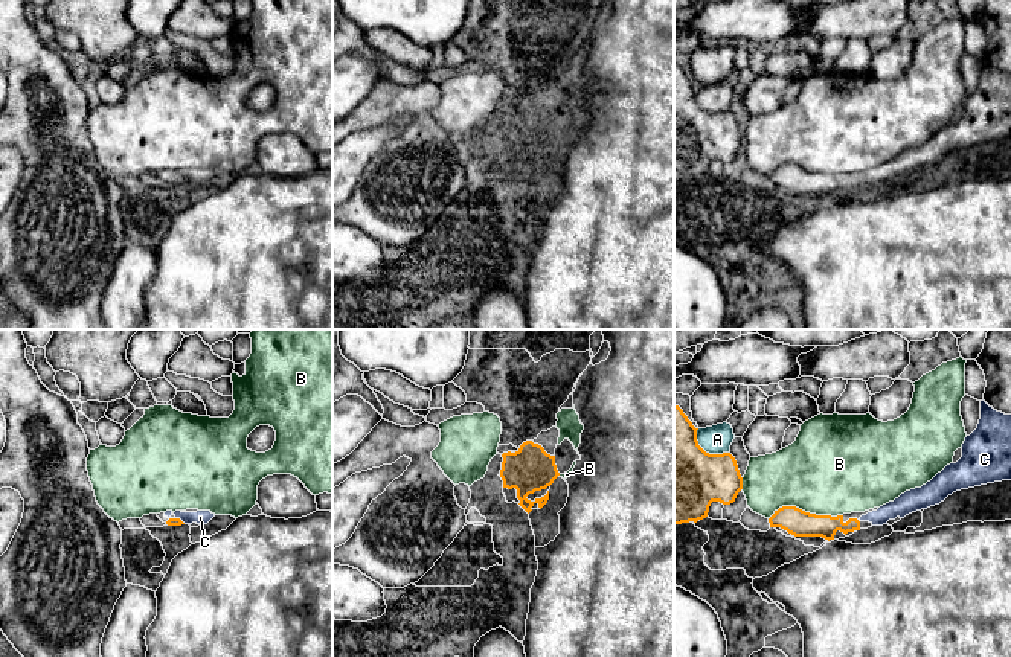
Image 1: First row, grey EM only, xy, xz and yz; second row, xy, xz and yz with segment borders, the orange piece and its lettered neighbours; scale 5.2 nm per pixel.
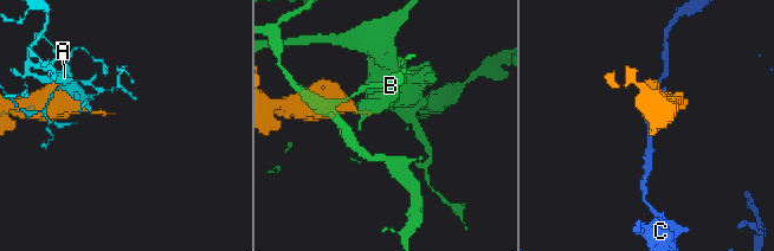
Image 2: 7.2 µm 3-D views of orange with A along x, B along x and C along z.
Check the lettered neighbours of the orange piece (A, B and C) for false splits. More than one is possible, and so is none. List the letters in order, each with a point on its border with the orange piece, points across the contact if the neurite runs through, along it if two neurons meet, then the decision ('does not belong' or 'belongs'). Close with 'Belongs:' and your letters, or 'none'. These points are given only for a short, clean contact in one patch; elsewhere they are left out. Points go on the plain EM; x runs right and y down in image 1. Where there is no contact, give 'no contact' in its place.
A: yz (705, 110) | does not belong
B: yz (805, 171) | does not belong
C: xy (179, 177) | across xy (173, 180), (179, 177), (200, 176) | belongs
Belongs: C

